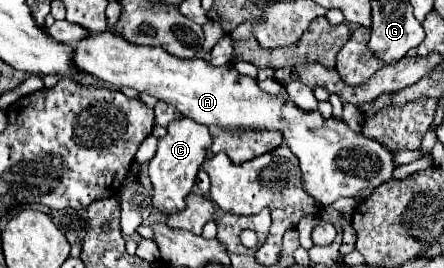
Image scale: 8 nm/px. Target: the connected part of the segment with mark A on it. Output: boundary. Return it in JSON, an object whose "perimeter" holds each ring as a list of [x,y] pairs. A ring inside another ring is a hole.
{"perimeter":[[[111,30],[89,34],[85,40],[77,42],[73,48],[73,64],[79,66],[81,72],[109,82],[115,88],[129,86],[137,92],[147,92],[157,100],[175,106],[185,118],[191,118],[197,124],[215,124],[225,130],[265,128],[283,132],[283,142],[299,158],[301,178],[307,194],[321,206],[329,206],[343,196],[353,198],[365,186],[377,188],[379,184],[391,180],[395,170],[391,152],[379,142],[349,130],[345,122],[337,122],[333,118],[323,120],[319,112],[301,112],[291,100],[283,102],[281,98],[271,98],[257,86],[257,80],[241,76],[231,64],[215,68],[201,58],[181,60],[163,48],[131,44]],[[367,158],[375,158],[379,166],[369,178],[359,174],[359,168]]]}

